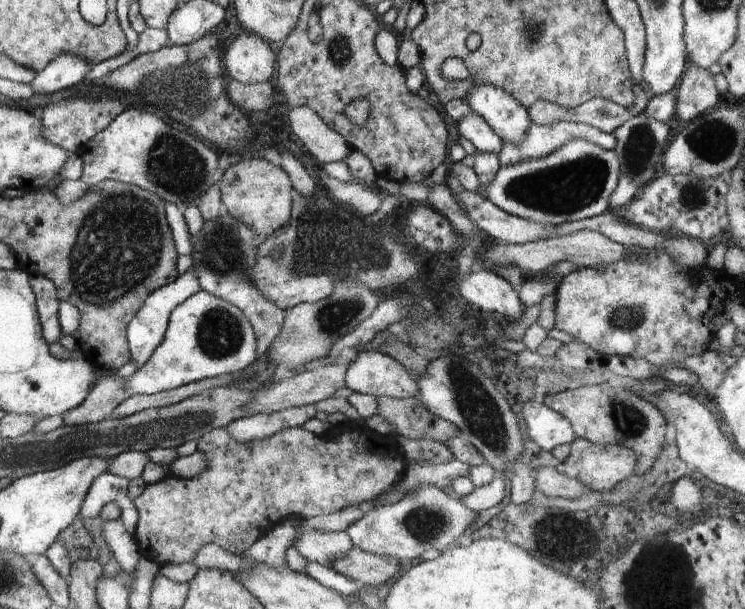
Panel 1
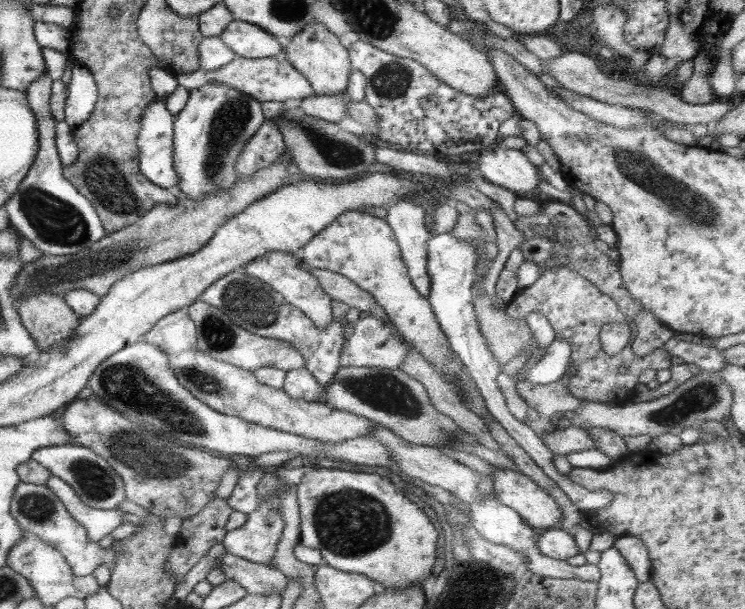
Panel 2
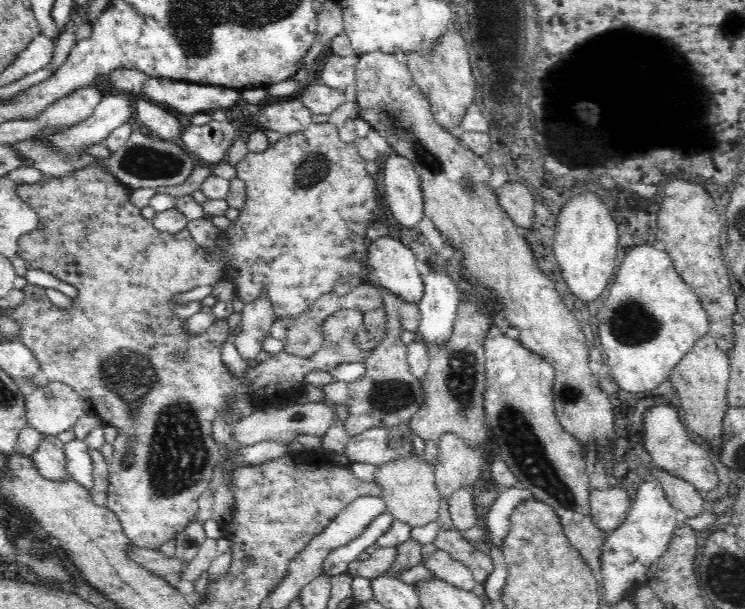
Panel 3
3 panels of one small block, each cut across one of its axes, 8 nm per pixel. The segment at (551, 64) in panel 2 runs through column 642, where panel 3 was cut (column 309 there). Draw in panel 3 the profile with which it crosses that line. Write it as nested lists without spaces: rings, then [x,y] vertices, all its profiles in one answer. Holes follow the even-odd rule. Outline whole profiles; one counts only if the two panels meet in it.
[[[314,84],[301,88],[301,103],[312,114],[332,114],[345,102],[344,89],[335,89],[325,84]]]

